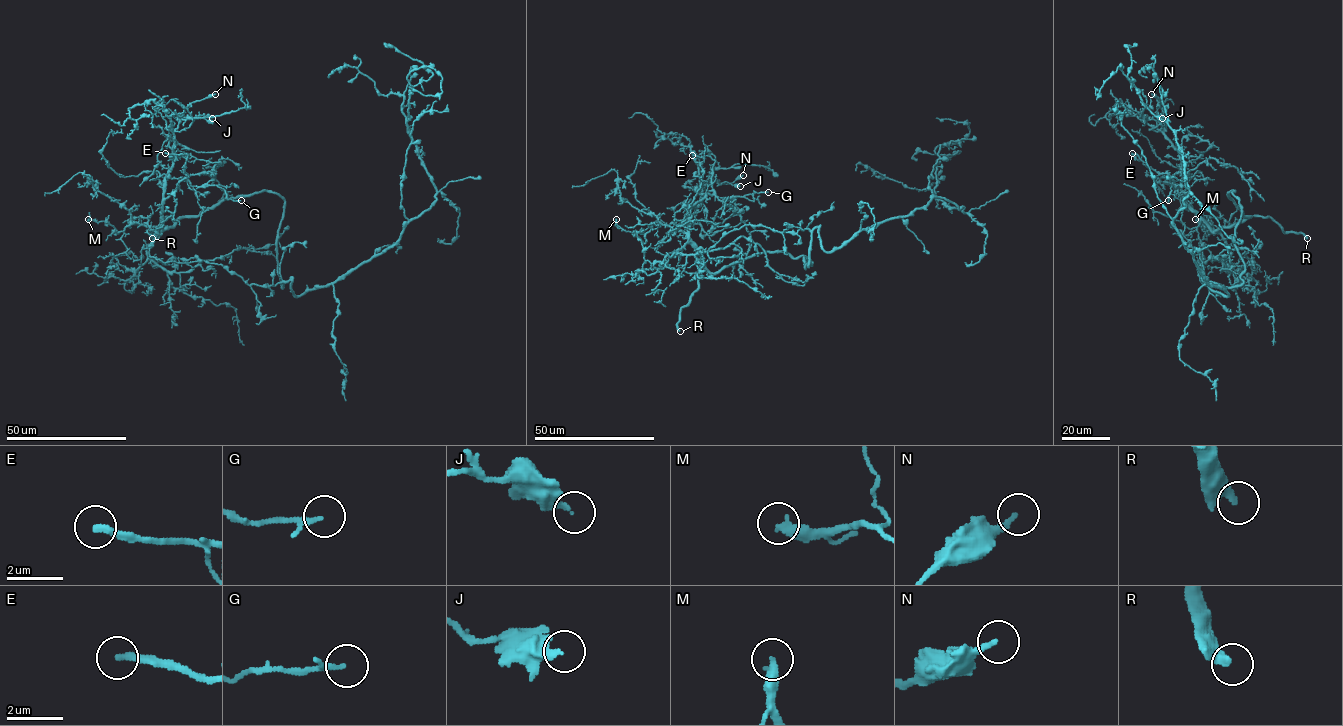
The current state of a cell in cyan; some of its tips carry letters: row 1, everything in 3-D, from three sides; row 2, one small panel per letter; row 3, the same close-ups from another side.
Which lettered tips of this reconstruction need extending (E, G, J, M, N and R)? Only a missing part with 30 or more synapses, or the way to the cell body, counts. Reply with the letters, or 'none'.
N, R

